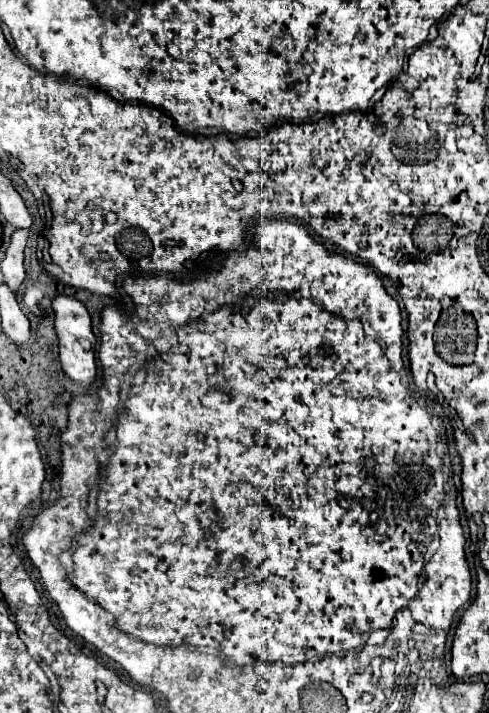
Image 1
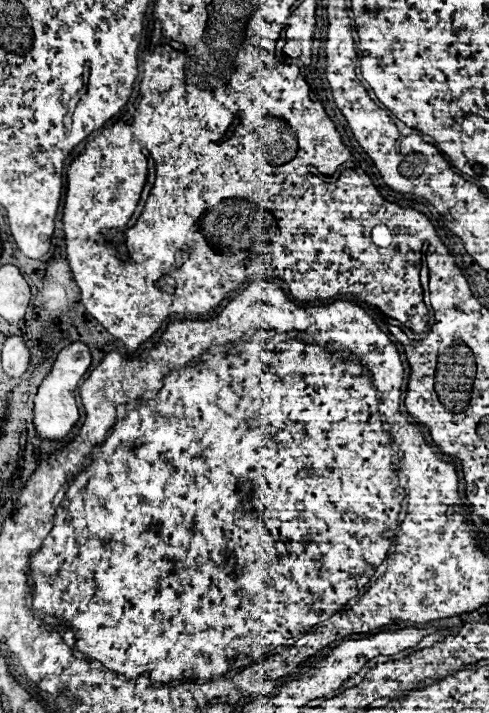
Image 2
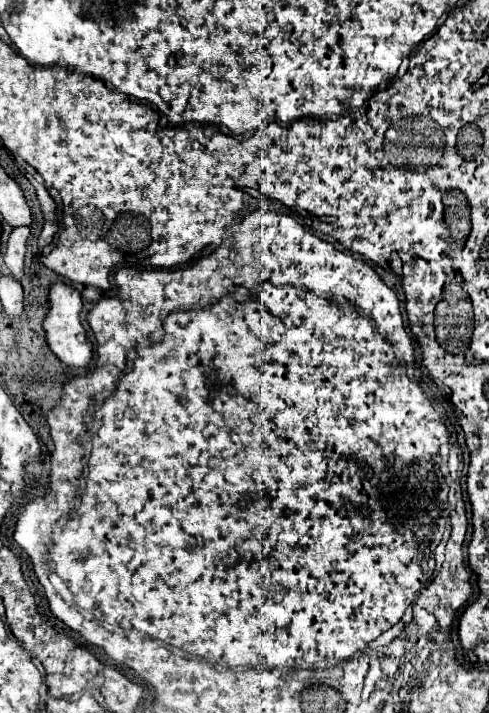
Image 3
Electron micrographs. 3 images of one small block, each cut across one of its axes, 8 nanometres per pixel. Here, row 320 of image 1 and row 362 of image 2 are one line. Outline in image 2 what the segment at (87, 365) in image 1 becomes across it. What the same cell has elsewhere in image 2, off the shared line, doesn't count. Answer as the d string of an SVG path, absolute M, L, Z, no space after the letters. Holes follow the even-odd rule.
M72 342L58 354L50 374L42 380L38 394L34 398L34 404L36 404L34 406L34 426L42 438L62 440L70 432L70 428L78 422L80 414L78 414L78 406L76 406L76 388L78 388L82 376L86 374L86 370L90 368L90 362L92 362L92 356L84 342Z

